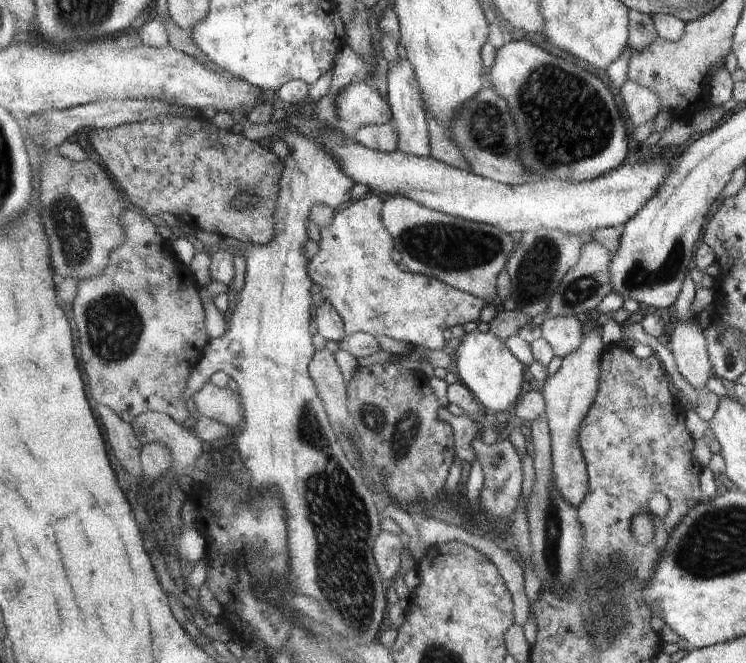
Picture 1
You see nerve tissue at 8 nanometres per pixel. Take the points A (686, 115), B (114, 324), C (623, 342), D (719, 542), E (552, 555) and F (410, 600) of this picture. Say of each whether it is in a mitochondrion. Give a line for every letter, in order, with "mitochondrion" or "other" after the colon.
A: other
B: mitochondrion
C: other
D: mitochondrion
E: mitochondrion
F: other

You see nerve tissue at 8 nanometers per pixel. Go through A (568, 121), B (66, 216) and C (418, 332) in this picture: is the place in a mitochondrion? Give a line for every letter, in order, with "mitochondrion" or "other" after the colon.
A: mitochondrion
B: mitochondrion
C: other

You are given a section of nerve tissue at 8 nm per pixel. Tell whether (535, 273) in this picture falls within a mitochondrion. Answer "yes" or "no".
yes

